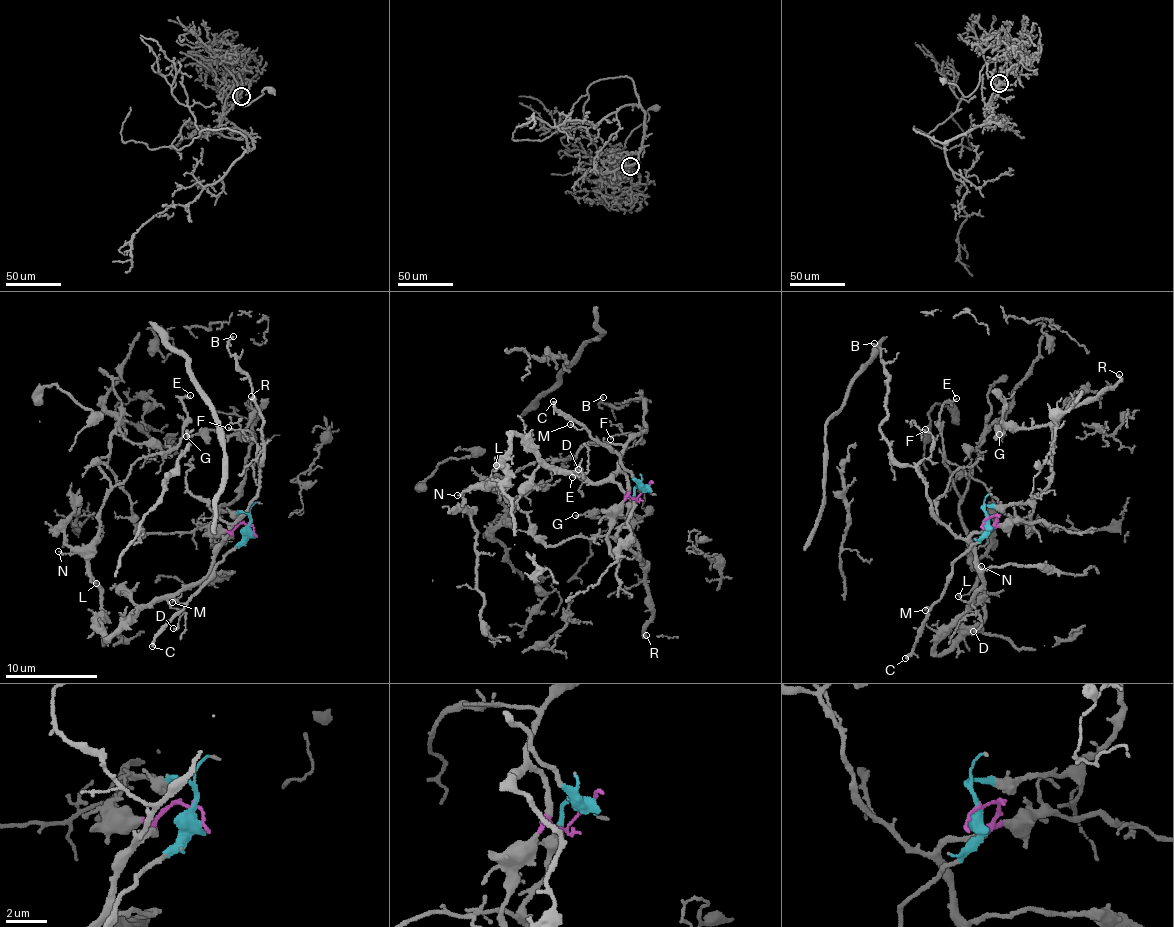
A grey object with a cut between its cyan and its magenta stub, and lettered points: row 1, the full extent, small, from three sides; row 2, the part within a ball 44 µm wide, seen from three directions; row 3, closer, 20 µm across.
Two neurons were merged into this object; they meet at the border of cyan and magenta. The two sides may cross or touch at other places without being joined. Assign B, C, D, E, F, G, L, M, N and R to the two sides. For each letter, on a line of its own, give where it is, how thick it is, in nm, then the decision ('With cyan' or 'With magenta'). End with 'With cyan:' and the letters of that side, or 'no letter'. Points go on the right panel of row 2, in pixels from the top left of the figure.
B: Place: (874, 343). Thickness 90 nm. With magenta
C: Place: (905, 658). Thickness 150 nm. With cyan
D: Place: (973, 631). Thickness 140 nm. With magenta
E: Place: (956, 398). Thickness 120 nm. With magenta
F: Place: (925, 429). Thickness 110 nm. With magenta
G: Place: (999, 434). Thickness 160 nm. With cyan
L: Place: (958, 596). Thickness 100 nm. With magenta
M: Place: (925, 610). Thickness 120 nm. With cyan
N: Place: (981, 566). Thickness 130 nm. With magenta
R: Place: (1119, 374). Thickness 280 nm. With cyan
With cyan: C, G, M, R

